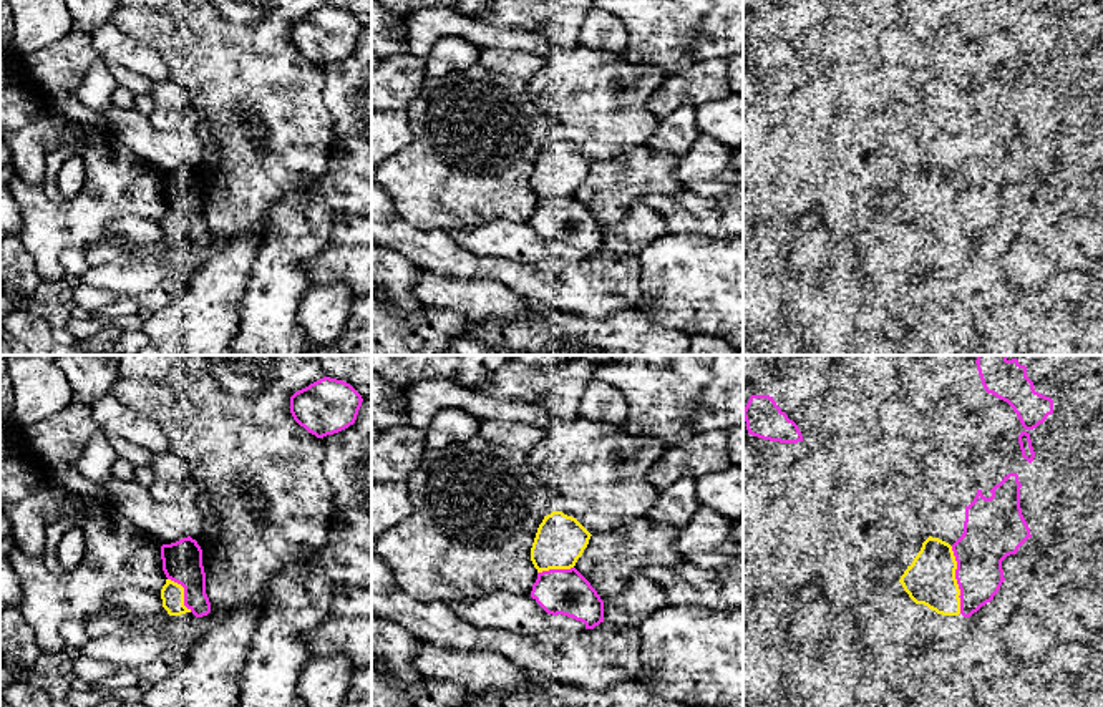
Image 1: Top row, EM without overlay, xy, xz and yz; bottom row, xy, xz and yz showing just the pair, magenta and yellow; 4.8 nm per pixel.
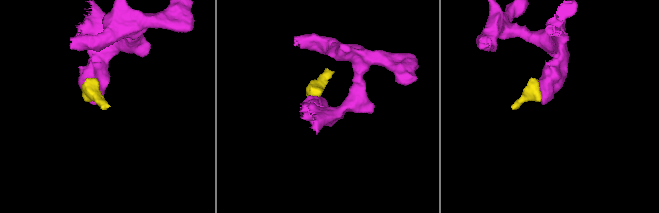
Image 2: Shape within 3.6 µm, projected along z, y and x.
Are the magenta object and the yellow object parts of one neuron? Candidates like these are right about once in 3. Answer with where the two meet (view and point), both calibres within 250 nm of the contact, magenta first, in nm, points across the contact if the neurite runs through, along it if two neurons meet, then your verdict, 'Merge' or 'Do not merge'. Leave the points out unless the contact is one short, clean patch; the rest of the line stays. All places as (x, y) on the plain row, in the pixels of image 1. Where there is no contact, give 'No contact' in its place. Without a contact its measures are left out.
Touches magenta at yz (956, 206). Thickness 240 nm (magenta) against 240 nm. Do not merge

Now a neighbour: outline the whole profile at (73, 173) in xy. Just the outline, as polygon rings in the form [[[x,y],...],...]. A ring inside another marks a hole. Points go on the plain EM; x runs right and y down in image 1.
[[[78,154],[68,159],[60,171],[60,191],[65,197],[83,193],[86,183],[86,163]]]

